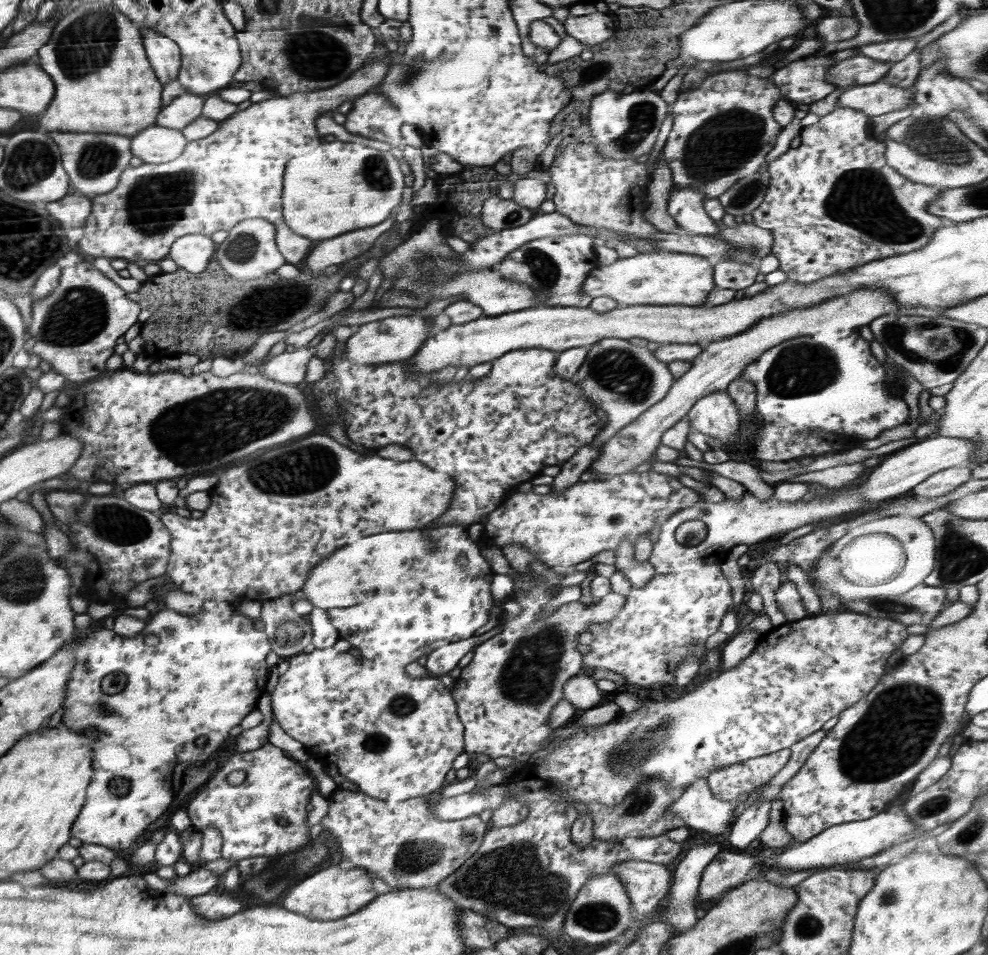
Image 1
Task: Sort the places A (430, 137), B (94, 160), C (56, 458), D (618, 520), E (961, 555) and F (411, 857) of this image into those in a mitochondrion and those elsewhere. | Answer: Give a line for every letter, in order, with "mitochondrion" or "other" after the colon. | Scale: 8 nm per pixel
A: other
B: mitochondrion
C: other
D: mitochondrion
E: mitochondrion
F: mitochondrion

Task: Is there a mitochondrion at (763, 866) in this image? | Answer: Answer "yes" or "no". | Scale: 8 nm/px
no

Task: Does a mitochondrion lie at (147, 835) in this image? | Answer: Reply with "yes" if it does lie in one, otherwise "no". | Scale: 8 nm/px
no

